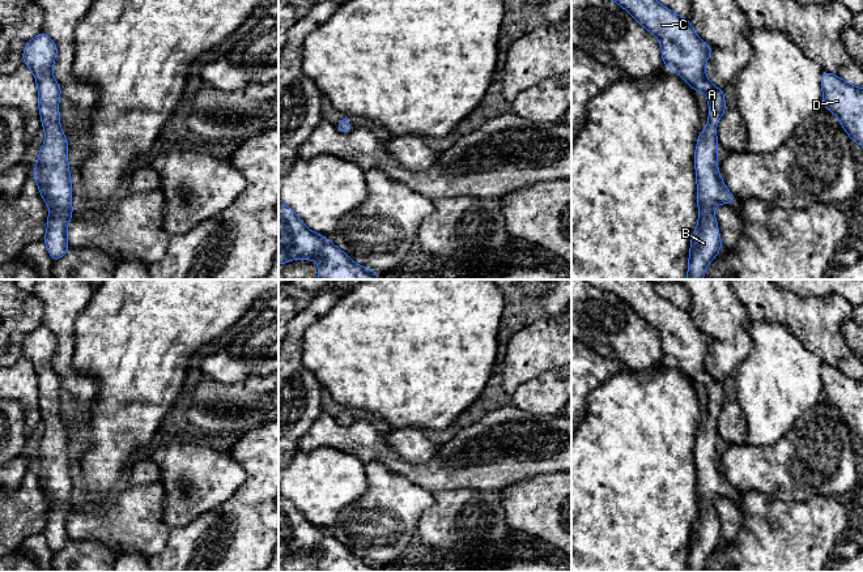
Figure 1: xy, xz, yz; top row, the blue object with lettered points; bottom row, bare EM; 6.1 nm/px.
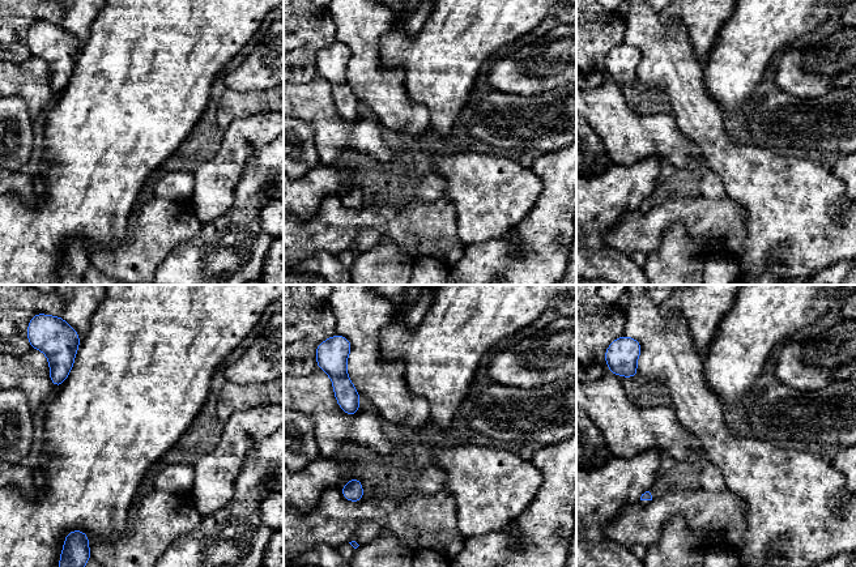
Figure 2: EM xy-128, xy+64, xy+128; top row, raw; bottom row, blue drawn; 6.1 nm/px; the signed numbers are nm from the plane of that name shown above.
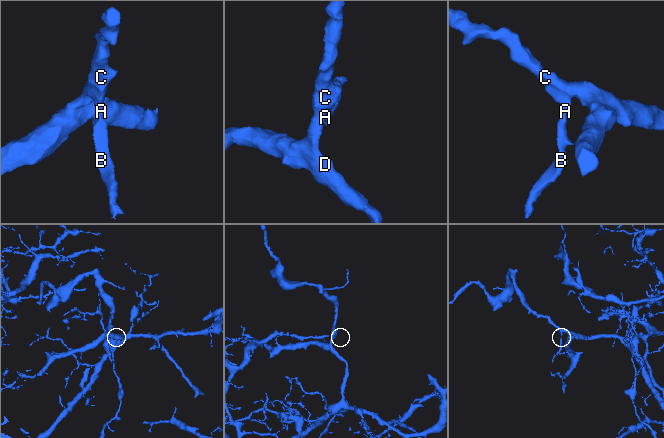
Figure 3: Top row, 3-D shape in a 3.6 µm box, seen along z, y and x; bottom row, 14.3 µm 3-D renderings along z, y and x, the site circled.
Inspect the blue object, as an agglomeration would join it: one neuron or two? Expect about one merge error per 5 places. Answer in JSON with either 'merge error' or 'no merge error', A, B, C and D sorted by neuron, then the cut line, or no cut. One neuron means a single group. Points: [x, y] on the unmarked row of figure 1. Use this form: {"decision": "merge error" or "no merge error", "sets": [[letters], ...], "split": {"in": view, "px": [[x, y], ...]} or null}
{"decision": "no merge error", "sets": [["A", "B", "C", "D"]], "split": null}

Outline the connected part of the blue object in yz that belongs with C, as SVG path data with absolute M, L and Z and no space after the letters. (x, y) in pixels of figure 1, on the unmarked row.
M586 279L628 303L662 337L666 359L675 363L693 383L706 387L709 419L701 422L693 454L696 458L698 518L692 526L686 572L702 572L710 554L722 543L714 499L735 495L718 464L717 417L727 404L723 381L715 380L705 366L713 340L696 326L690 313L659 296L649 279Z

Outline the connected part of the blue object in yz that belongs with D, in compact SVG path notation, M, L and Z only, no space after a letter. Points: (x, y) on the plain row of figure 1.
M825 363L821 380L824 398L839 411L851 434L863 440L863 381Z

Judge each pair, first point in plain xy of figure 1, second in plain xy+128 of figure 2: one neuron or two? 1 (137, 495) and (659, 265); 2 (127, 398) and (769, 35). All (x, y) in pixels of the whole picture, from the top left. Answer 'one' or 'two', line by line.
1: two
2: one

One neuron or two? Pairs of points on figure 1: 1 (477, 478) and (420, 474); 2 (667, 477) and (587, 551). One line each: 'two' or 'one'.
1: one
2: one

